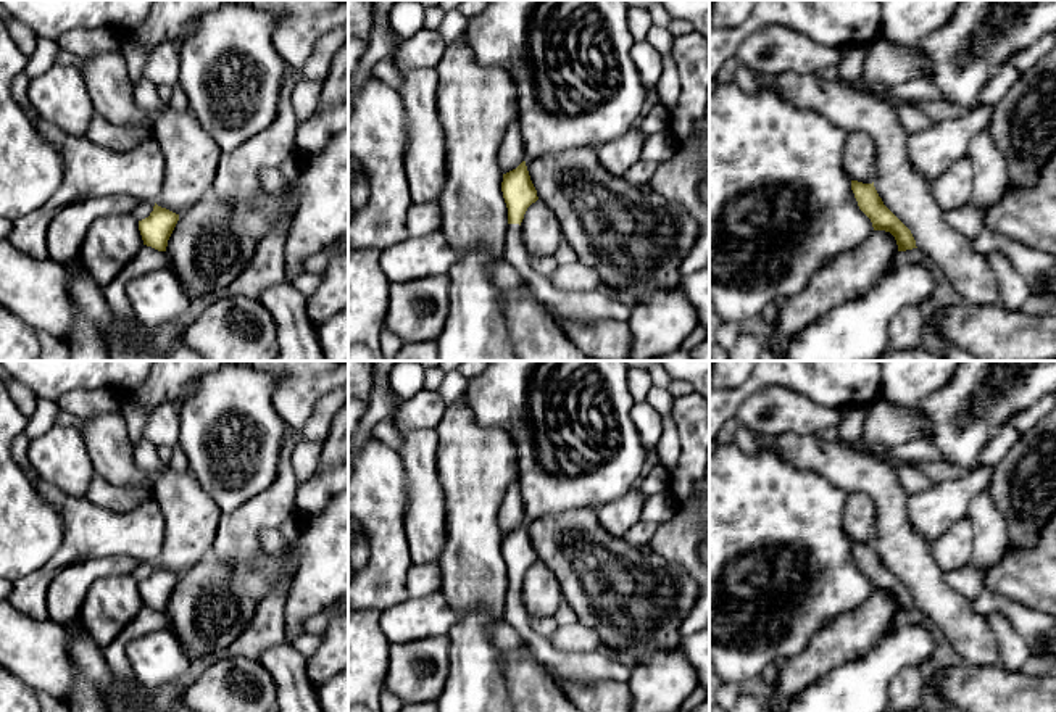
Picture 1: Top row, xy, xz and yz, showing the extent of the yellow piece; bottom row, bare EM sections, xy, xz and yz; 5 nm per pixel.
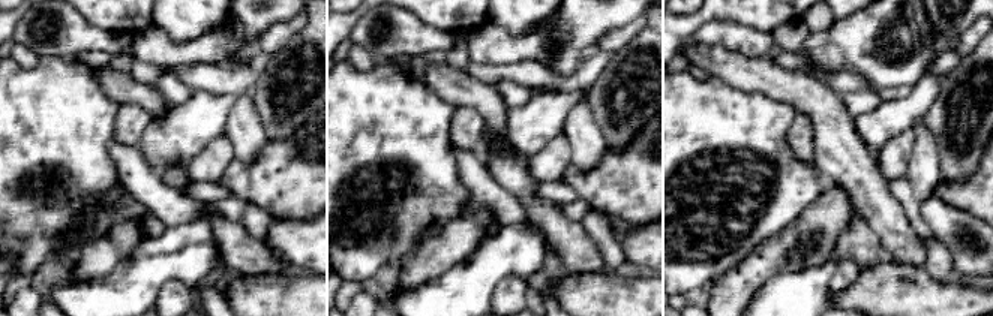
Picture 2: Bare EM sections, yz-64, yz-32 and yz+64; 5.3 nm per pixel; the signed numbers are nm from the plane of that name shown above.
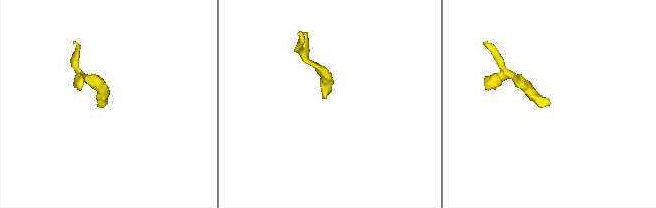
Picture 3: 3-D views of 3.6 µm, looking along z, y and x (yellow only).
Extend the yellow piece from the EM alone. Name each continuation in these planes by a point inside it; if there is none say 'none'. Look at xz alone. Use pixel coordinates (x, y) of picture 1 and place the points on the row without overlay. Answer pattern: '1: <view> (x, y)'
1: xz (586, 669)

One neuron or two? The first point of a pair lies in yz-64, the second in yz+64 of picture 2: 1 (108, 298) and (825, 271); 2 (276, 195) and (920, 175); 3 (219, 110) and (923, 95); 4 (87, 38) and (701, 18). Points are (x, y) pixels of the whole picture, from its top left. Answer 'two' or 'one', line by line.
1: one
2: two
3: one
4: two

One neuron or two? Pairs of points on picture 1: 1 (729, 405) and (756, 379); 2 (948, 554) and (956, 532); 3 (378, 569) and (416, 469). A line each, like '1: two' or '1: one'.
1: one
2: one
3: two

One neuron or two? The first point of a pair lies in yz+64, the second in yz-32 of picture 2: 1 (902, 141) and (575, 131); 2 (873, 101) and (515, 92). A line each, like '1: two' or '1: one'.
1: two
2: one

